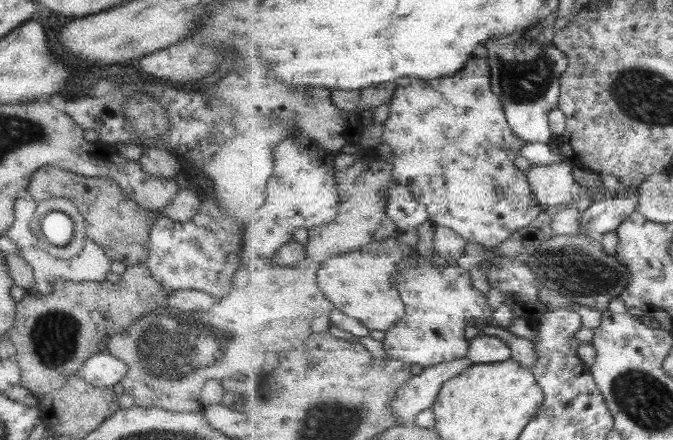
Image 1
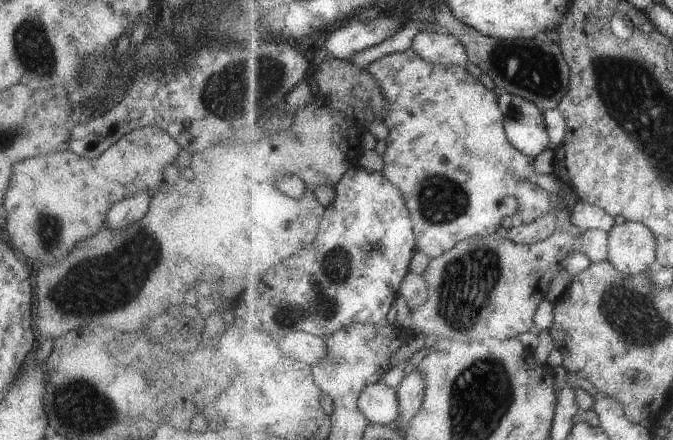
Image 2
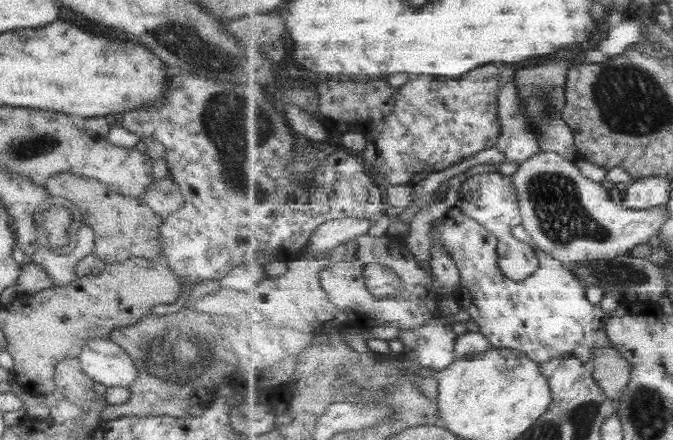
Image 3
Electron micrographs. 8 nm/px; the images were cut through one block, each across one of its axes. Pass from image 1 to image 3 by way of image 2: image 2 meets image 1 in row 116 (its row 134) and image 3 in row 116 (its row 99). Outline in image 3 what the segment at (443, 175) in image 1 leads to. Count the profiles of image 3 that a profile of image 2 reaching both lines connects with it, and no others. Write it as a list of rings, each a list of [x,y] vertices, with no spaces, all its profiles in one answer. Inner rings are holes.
[[[481,66],[461,78],[411,76],[395,94],[393,114],[366,135],[367,146],[360,156],[385,181],[397,186],[415,186],[431,172],[447,170],[485,149],[498,146],[502,124],[497,90],[501,74],[497,66]]]

